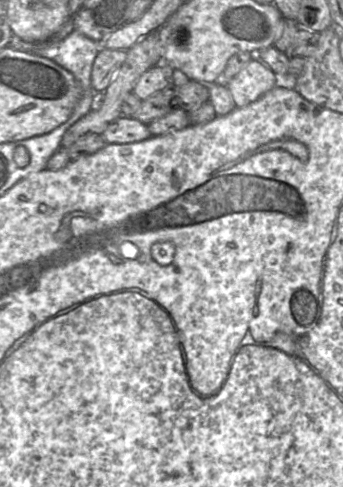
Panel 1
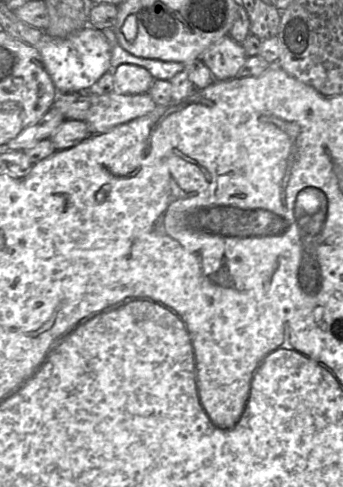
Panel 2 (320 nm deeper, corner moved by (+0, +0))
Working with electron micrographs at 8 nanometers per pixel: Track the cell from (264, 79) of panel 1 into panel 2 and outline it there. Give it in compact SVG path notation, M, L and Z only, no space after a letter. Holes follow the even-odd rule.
M226 35L209 47L201 55L201 60L210 69L215 81L226 81L236 78L247 57L243 46Z

